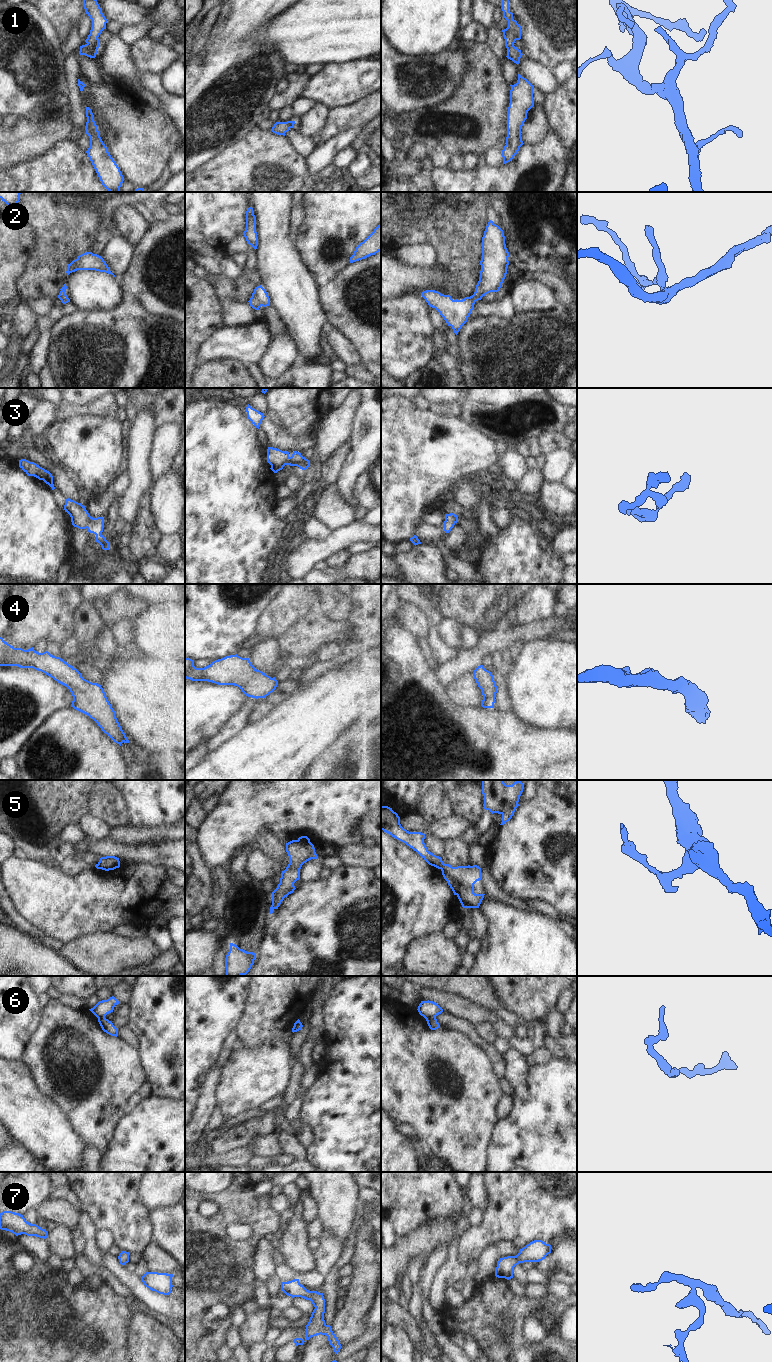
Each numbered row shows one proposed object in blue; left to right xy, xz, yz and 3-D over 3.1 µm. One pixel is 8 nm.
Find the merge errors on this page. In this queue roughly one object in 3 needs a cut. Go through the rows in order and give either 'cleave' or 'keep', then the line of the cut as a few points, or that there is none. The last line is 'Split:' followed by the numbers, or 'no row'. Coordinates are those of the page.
1: keep; cut none
2: keep; cut none
3: keep; cut none
4: keep; cut none
5: cleave; cut xz (298, 839), (309, 842)
6: cleave; cut yz (435, 1016), (430, 1016), (426, 1019)
7: keep; cut none
Split: 5, 6

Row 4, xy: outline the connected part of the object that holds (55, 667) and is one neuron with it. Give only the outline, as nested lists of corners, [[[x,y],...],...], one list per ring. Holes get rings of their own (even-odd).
[[[0,637],[0,666],[33,668],[66,686],[72,696],[71,707],[88,715],[115,743],[129,743],[112,705],[101,685],[82,677],[76,668],[48,651],[39,653],[32,648],[14,648]]]

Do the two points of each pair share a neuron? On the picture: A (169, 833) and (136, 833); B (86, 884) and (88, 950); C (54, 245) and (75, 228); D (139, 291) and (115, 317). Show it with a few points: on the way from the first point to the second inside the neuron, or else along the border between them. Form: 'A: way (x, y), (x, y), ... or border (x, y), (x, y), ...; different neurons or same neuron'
A: way (161, 834), (144, 834); same neuron
B: border (109, 932), (85, 933), (66, 943); different neurons
C: way (59, 240), (70, 229); same neuron
D: border (122, 290), (150, 313); different neurons

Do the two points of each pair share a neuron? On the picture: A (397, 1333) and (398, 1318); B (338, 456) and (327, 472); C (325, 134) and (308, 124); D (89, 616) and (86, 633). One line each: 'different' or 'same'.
A: different
B: same
C: different
D: same

